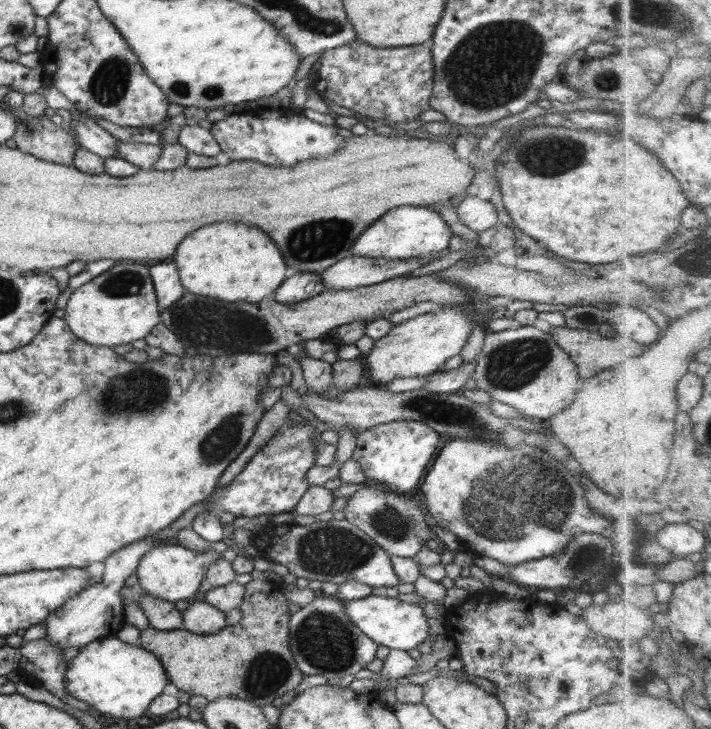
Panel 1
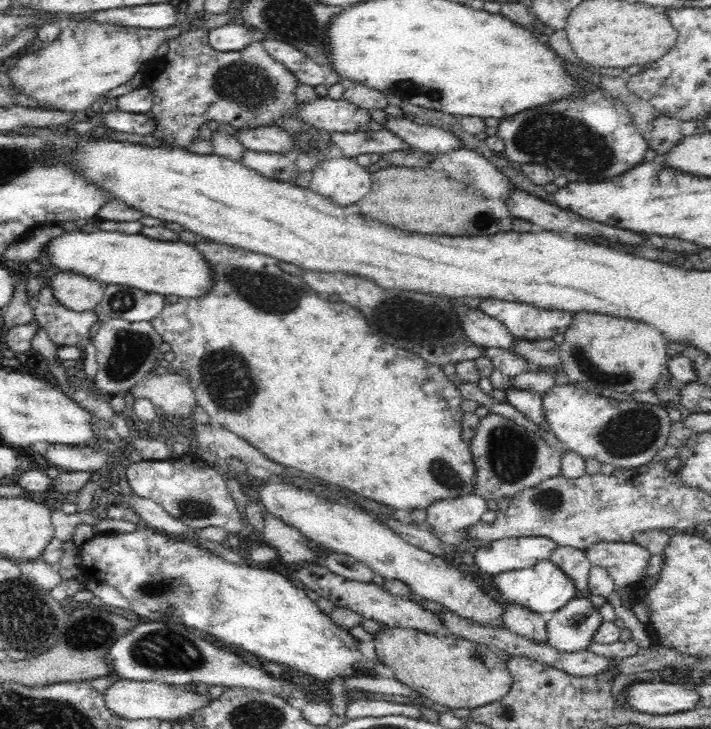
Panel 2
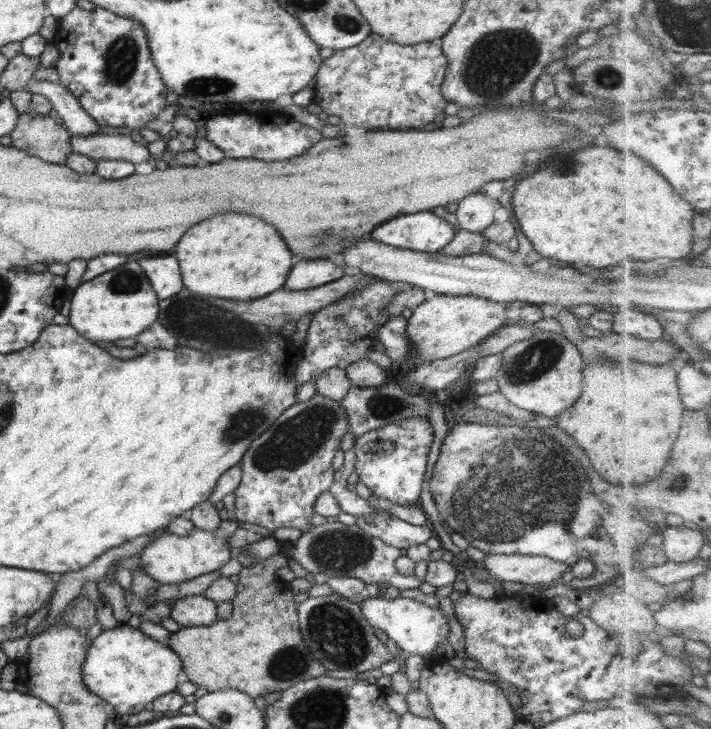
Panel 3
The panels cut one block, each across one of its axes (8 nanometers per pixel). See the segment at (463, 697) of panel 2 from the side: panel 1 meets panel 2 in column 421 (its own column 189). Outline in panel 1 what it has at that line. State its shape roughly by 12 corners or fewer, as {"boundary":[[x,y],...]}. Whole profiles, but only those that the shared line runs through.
{"boundary":[[251,578],[213,635],[141,629],[171,691],[262,707],[305,674],[288,601]]}

